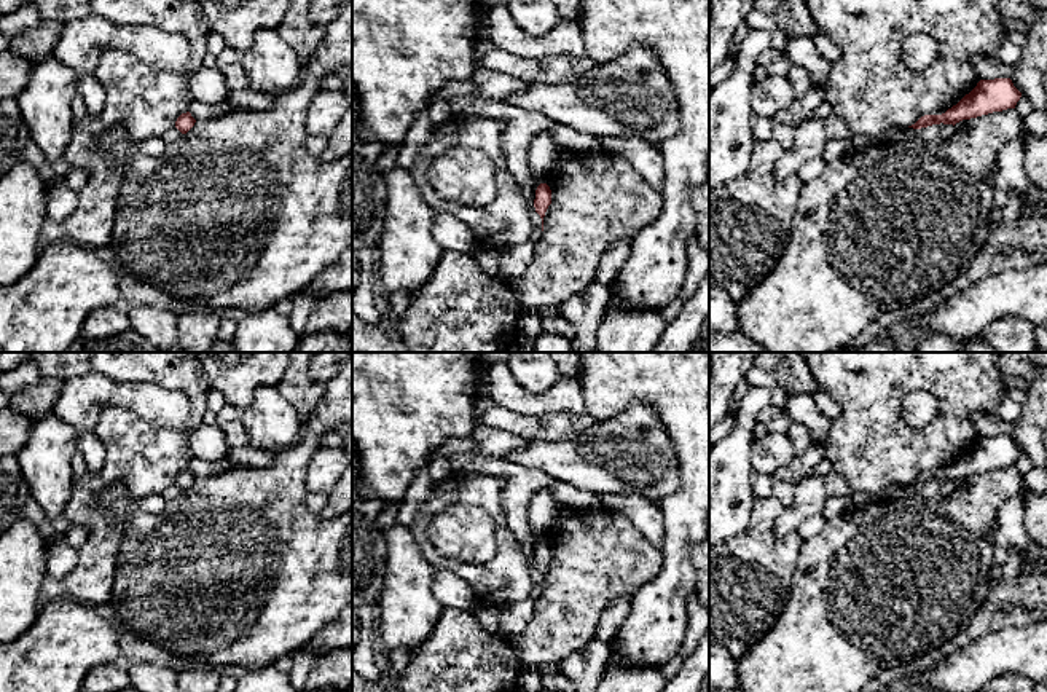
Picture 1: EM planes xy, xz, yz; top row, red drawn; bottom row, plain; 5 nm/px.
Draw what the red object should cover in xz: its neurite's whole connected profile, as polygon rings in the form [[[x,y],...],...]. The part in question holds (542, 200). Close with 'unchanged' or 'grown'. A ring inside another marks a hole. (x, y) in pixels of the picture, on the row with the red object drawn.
[[[540,183],[535,190],[534,207],[542,218],[542,231],[543,231],[543,217],[550,204],[551,204],[551,190],[547,183]]]; unchanged

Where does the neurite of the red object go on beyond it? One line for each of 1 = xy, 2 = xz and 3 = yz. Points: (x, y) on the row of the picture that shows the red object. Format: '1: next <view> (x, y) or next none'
1: next none
2: next none
3: next none

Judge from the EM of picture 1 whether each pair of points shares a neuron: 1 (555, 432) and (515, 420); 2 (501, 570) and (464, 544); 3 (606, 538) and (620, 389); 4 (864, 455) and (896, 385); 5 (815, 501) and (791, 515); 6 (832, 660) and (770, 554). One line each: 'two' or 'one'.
1: one
2: two
3: two
4: one
5: one
6: two

